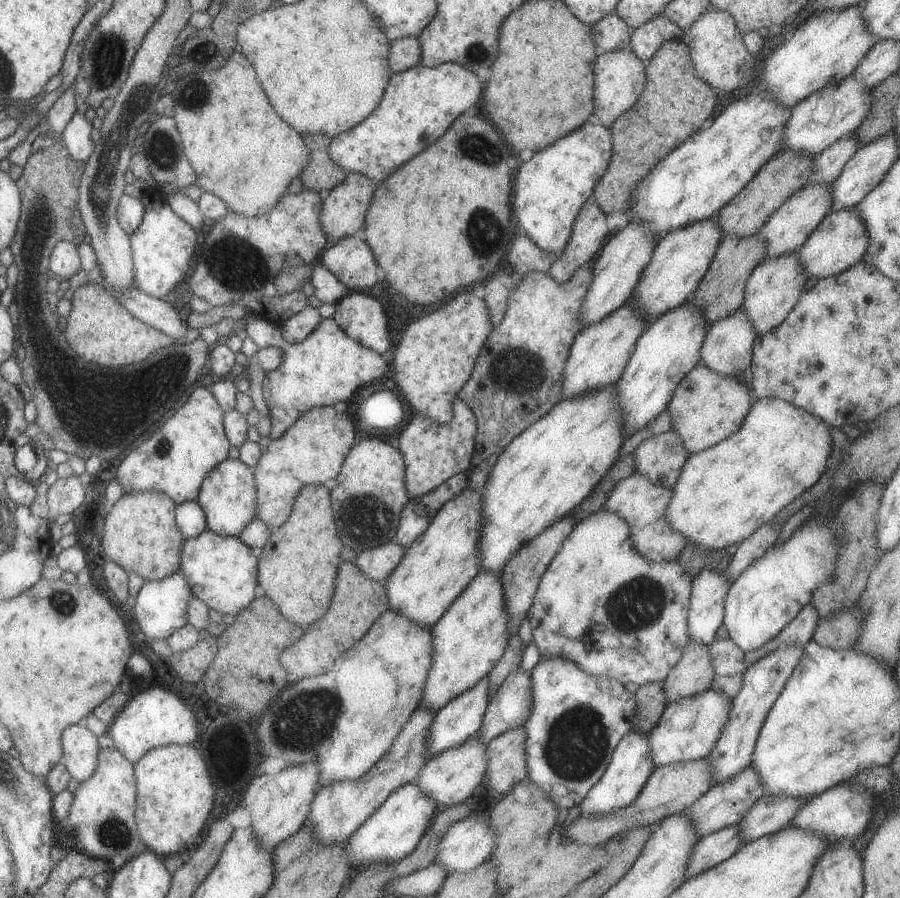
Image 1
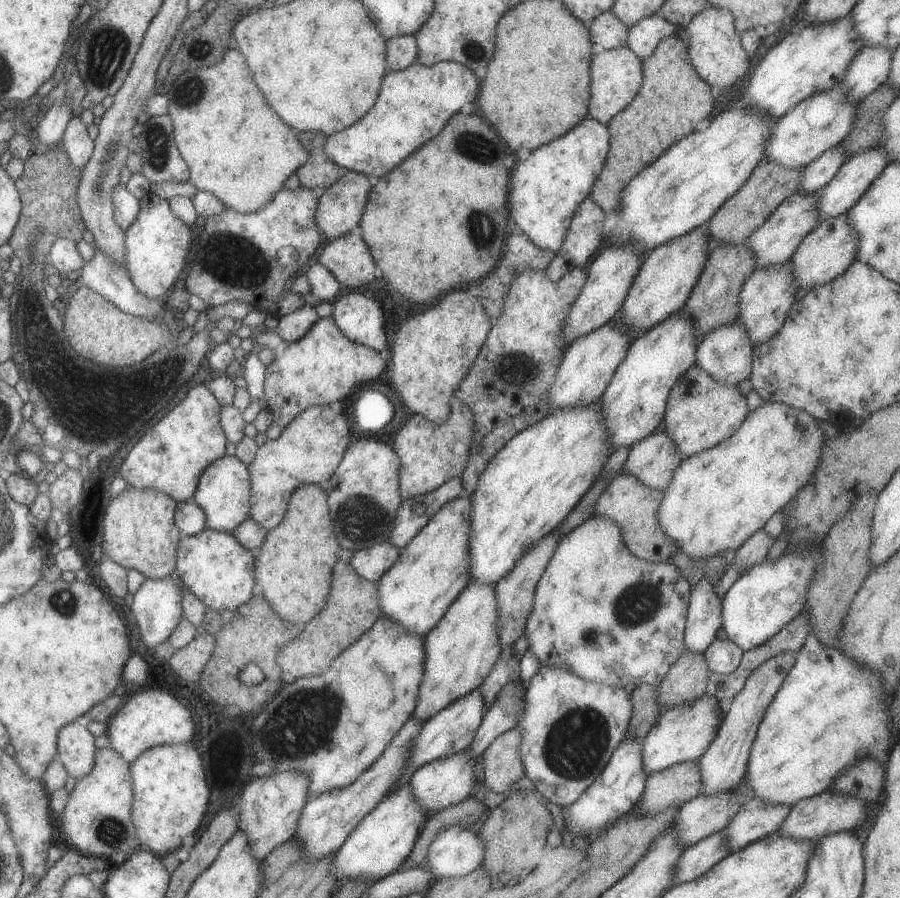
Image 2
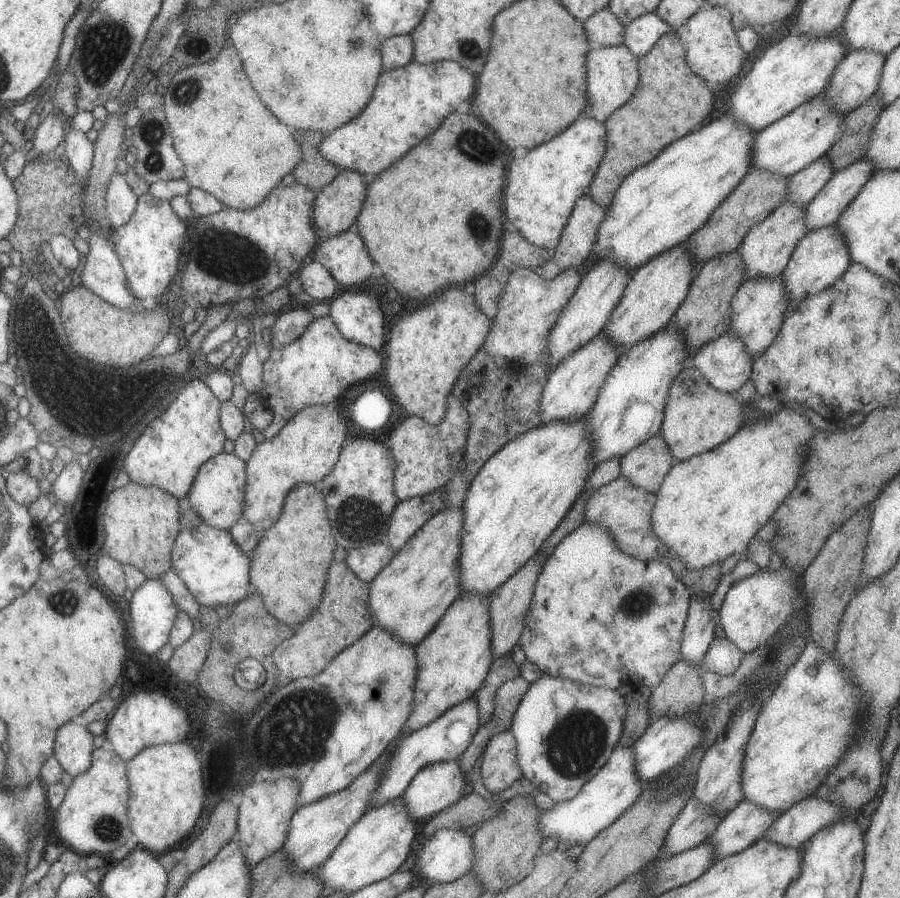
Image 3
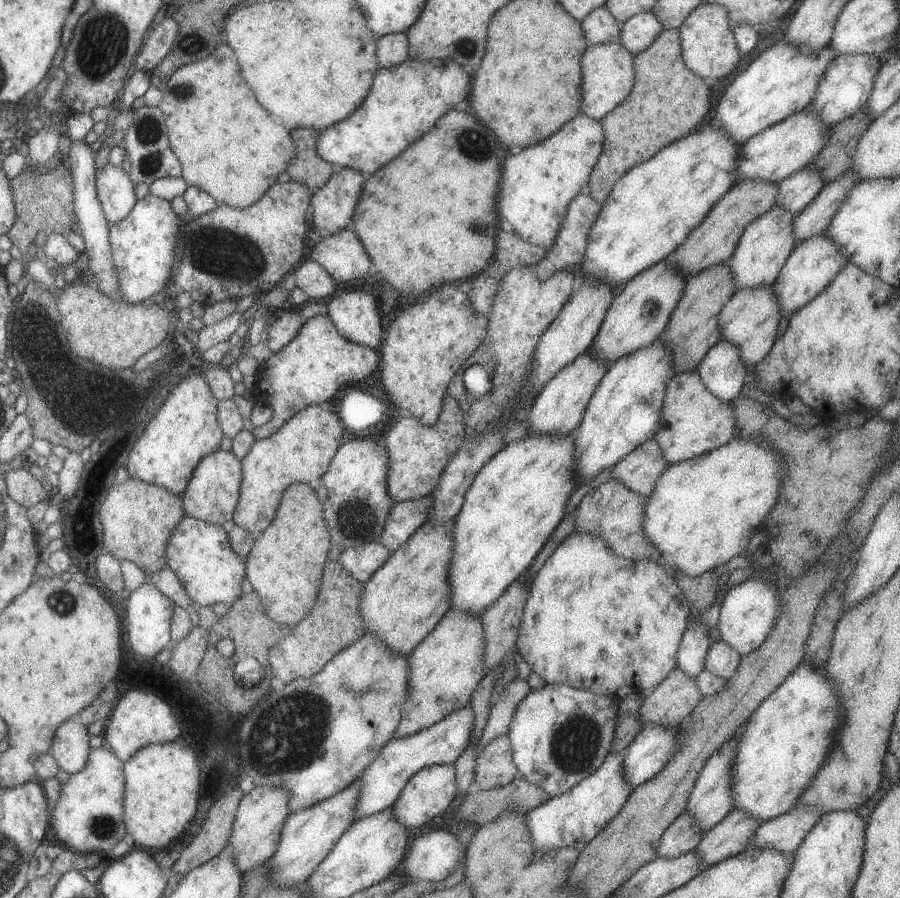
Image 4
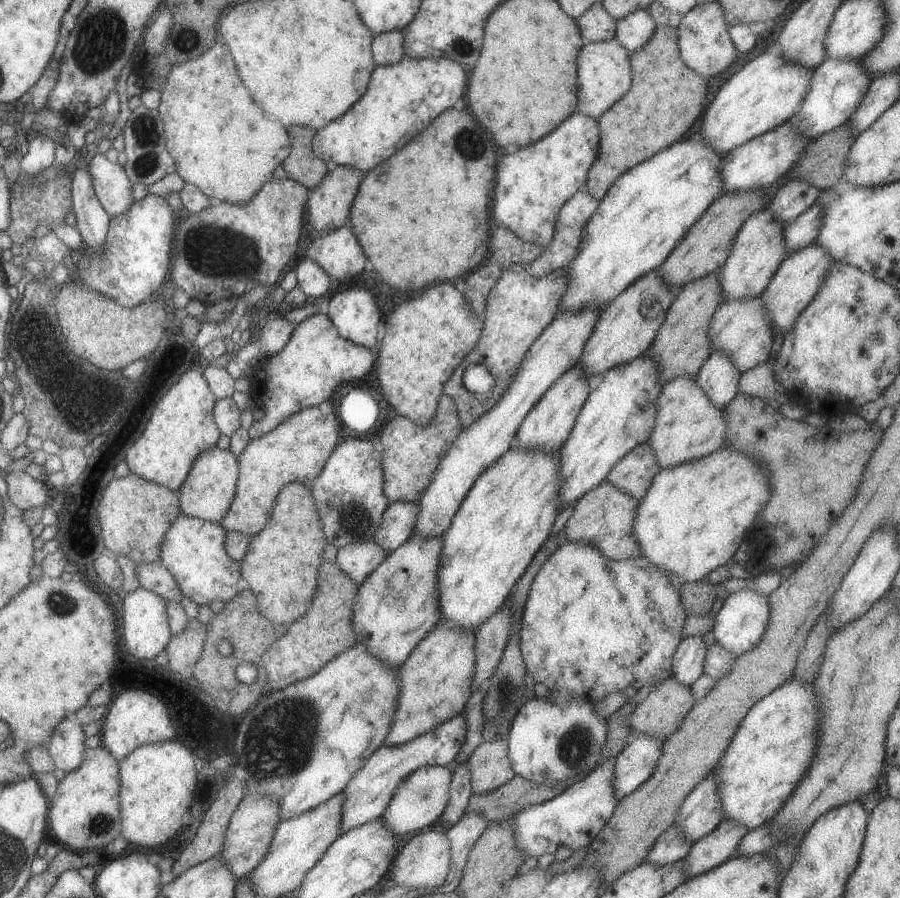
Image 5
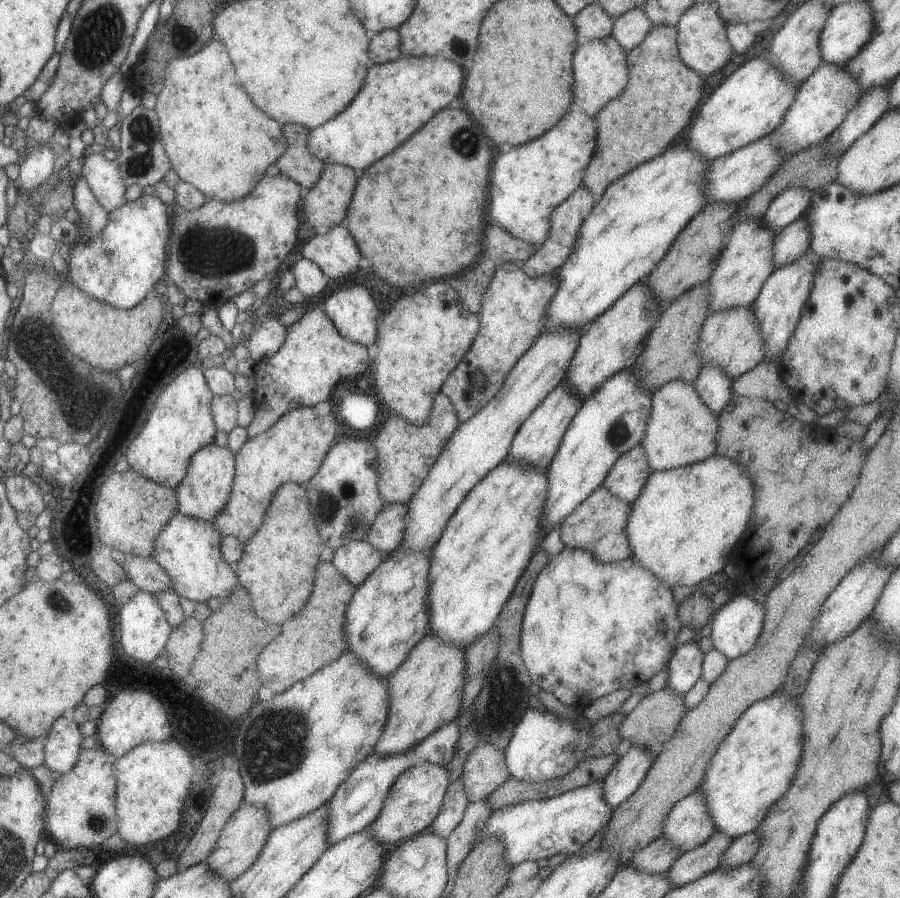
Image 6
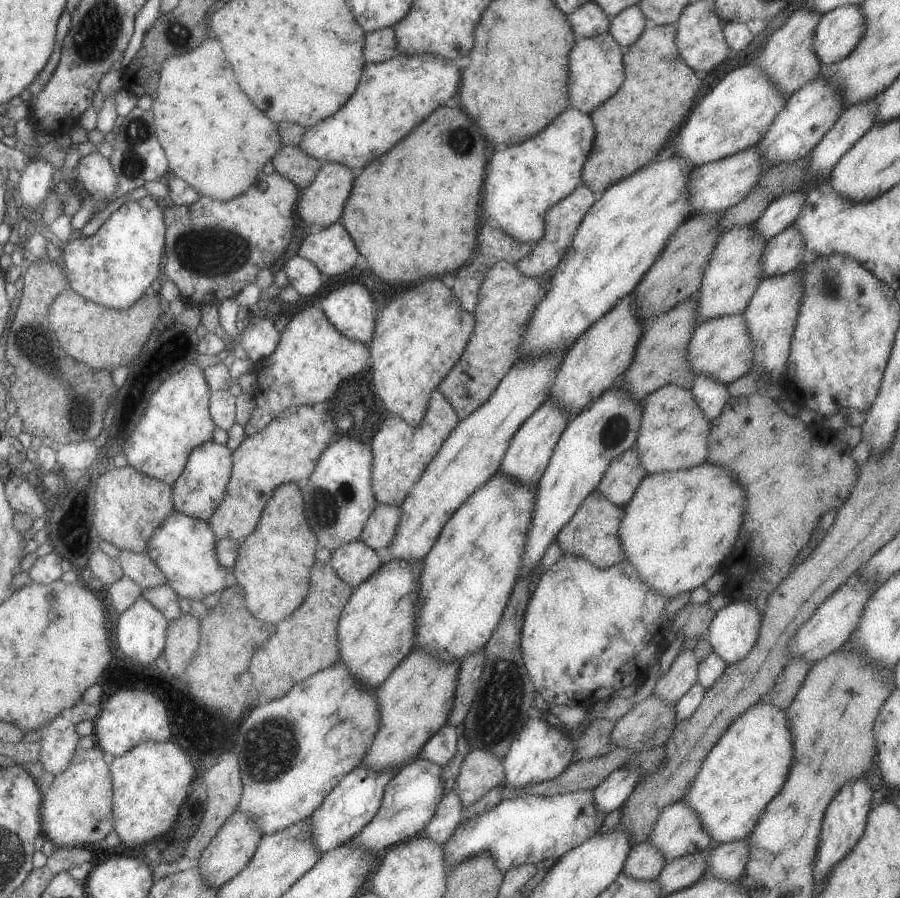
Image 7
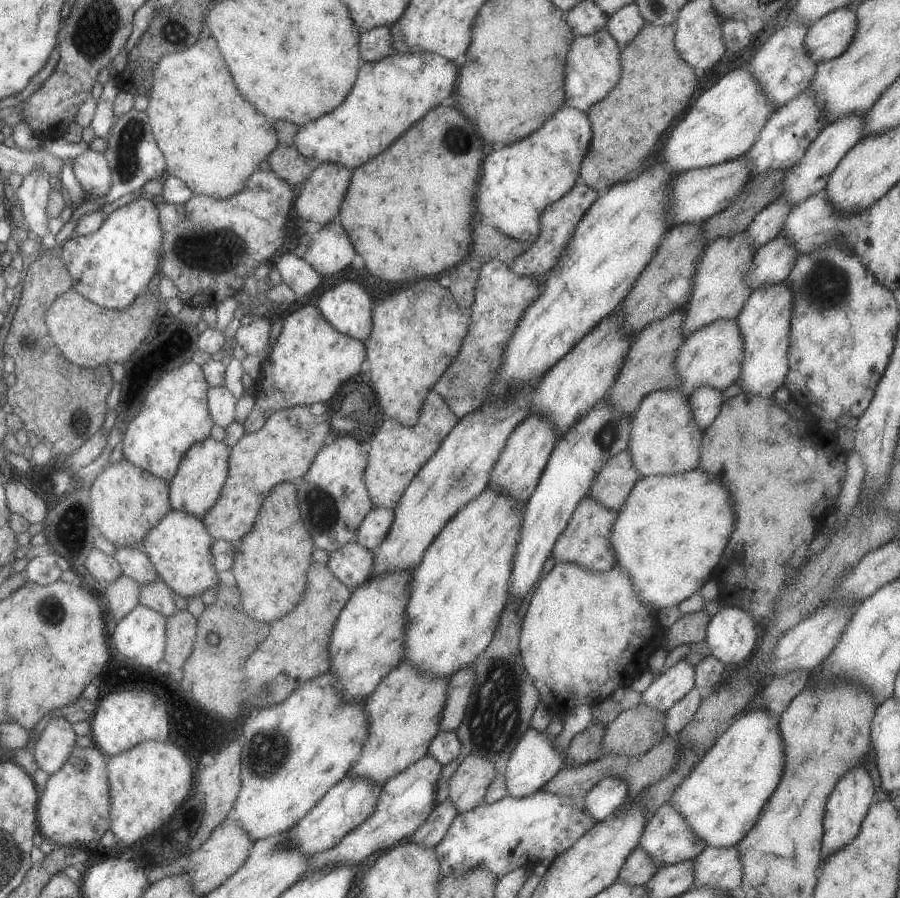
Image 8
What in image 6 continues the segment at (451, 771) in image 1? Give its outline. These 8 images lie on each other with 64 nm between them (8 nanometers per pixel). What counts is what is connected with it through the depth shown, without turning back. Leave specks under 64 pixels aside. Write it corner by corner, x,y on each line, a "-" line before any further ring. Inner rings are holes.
420,762
417,766
405,770
389,786
389,792
385,796
385,804
383,804
379,816
367,826
369,834
379,844
385,844
385,847
390,848
400,841
411,838
413,834
426,832
430,821
439,811
448,784
446,769
441,765

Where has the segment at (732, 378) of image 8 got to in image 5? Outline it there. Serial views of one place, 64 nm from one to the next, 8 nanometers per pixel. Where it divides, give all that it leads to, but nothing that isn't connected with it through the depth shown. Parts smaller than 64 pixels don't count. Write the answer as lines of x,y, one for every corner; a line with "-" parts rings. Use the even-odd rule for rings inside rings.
761,296
741,300
724,300
709,320
711,350
721,350
729,356
735,370
743,372
763,364
775,349
773,328
769,326

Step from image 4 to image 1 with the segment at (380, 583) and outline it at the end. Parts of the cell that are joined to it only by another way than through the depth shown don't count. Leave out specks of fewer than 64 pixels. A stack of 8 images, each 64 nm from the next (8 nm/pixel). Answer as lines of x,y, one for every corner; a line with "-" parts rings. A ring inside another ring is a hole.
468,485
442,504
431,519
429,526
425,528
425,532
419,538
415,538
409,548
404,549
401,562
383,583
389,608
405,616
409,622
417,622
417,626
432,627
453,600
481,571
479,548
477,548
479,536
481,536
481,492

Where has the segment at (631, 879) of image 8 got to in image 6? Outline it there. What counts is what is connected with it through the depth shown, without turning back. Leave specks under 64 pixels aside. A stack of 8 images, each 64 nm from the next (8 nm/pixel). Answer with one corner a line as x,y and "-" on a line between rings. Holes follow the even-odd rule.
659,836
649,846
634,851
629,866
637,872
661,874
669,870
669,865
673,864
680,854
681,850
677,850
667,838

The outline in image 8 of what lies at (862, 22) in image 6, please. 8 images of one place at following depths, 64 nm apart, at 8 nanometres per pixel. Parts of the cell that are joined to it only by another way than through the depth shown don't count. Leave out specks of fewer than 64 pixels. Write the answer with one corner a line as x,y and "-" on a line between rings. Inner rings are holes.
854,7
837,8
809,25
805,34
805,50
813,62
833,60
845,52
857,28

